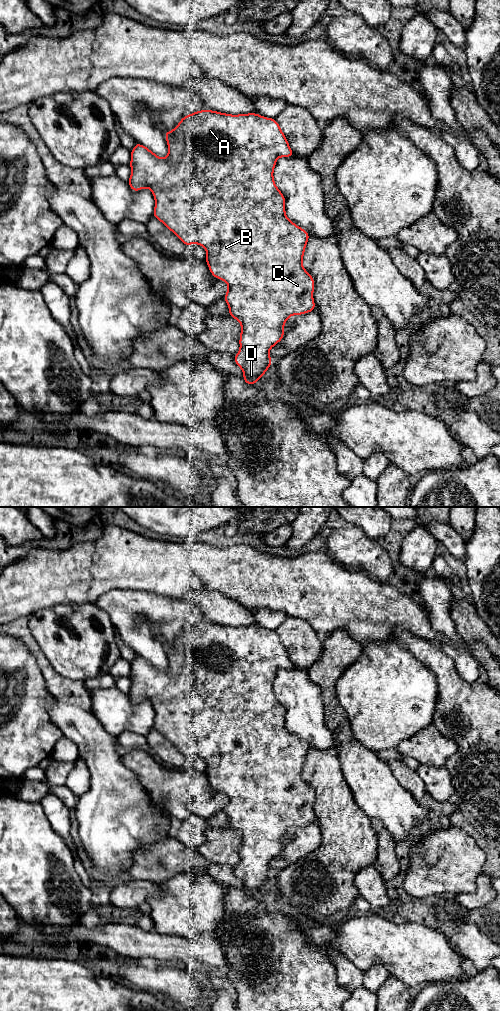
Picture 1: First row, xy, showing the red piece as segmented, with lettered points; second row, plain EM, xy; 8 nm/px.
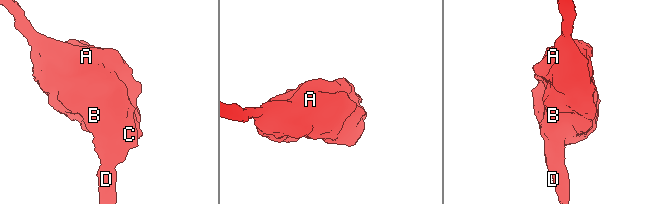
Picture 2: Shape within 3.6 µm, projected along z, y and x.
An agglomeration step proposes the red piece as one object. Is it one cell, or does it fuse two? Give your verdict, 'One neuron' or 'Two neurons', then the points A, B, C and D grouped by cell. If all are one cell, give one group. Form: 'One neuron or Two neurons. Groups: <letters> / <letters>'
One neuron. Groups: A B C D

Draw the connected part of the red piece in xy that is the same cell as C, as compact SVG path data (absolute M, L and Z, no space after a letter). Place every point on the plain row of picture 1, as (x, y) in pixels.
M209 621L200 622L184 628L179 636L172 643L166 643L164 648L168 656L168 668L166 670L160 670L150 661L136 654L134 660L131 662L131 673L129 677L132 684L127 694L134 704L144 700L151 701L156 714L153 729L162 734L185 758L199 756L204 759L207 765L205 773L210 785L216 791L223 792L227 795L229 800L223 811L229 818L229 827L238 832L241 836L239 851L240 862L234 868L234 873L235 876L243 882L245 895L254 897L271 878L272 871L269 868L269 862L283 851L286 832L290 828L306 826L316 821L313 811L313 803L315 800L314 791L302 778L303 767L310 747L303 740L297 738L287 730L285 724L286 711L277 700L273 689L277 671L279 669L294 669L295 667L276 631L265 630L254 624L231 627Z

